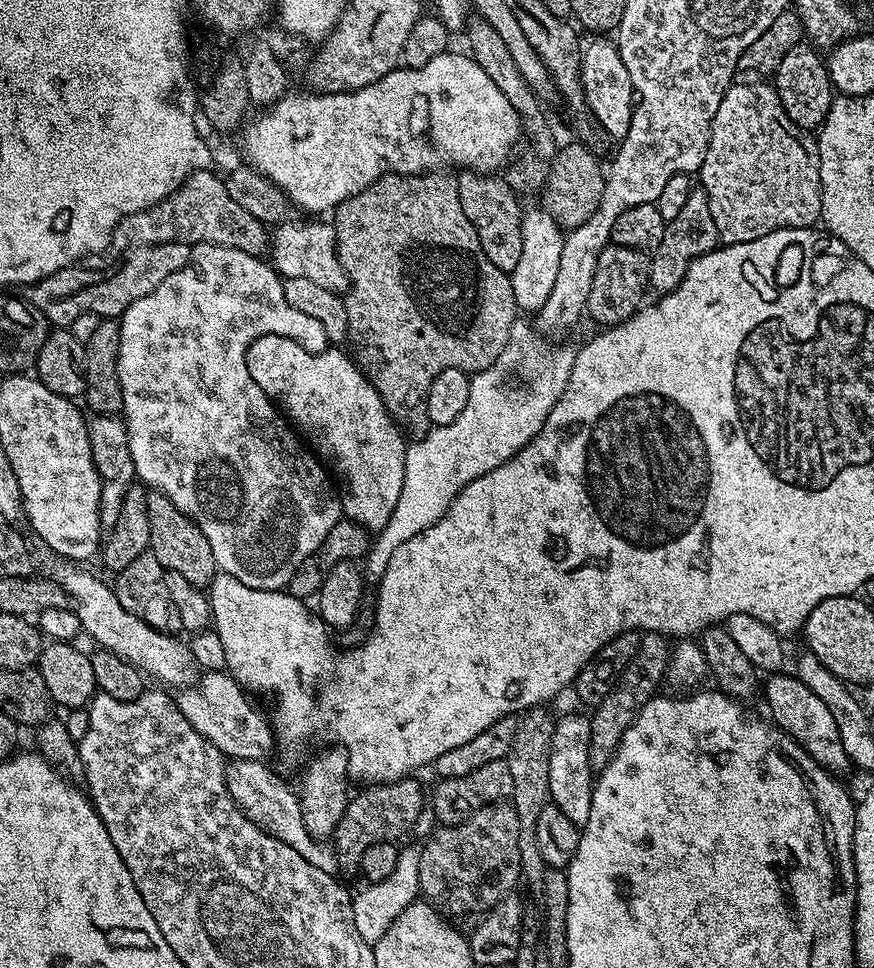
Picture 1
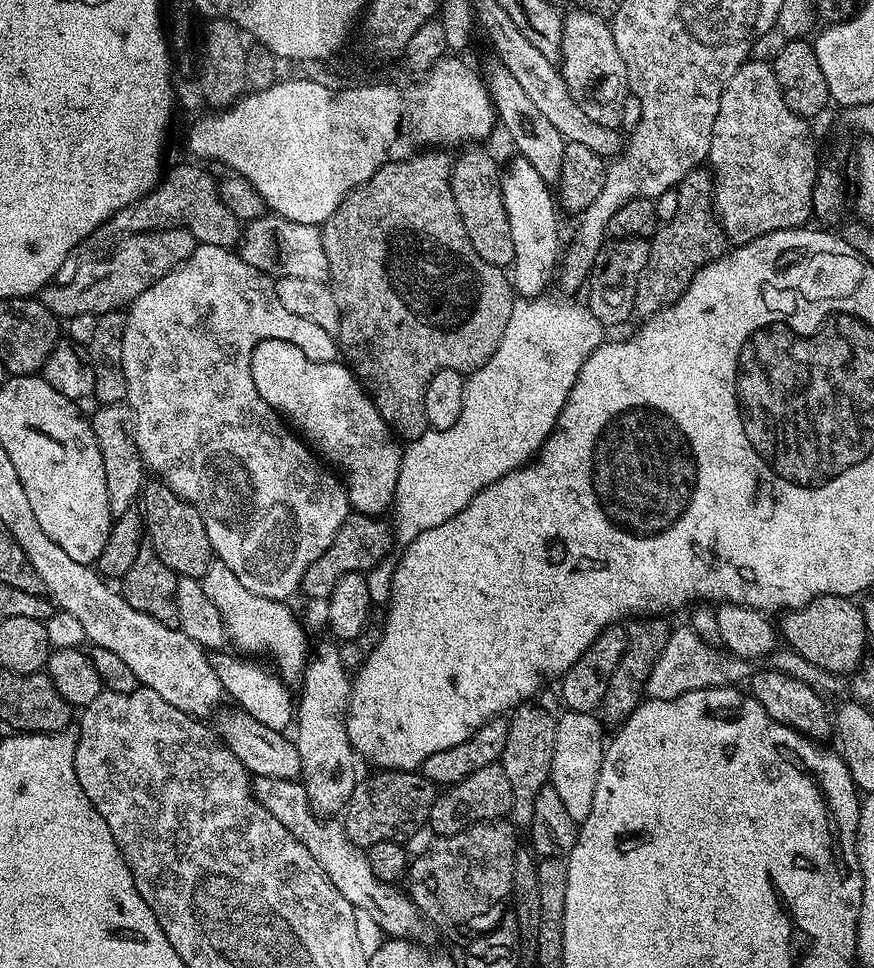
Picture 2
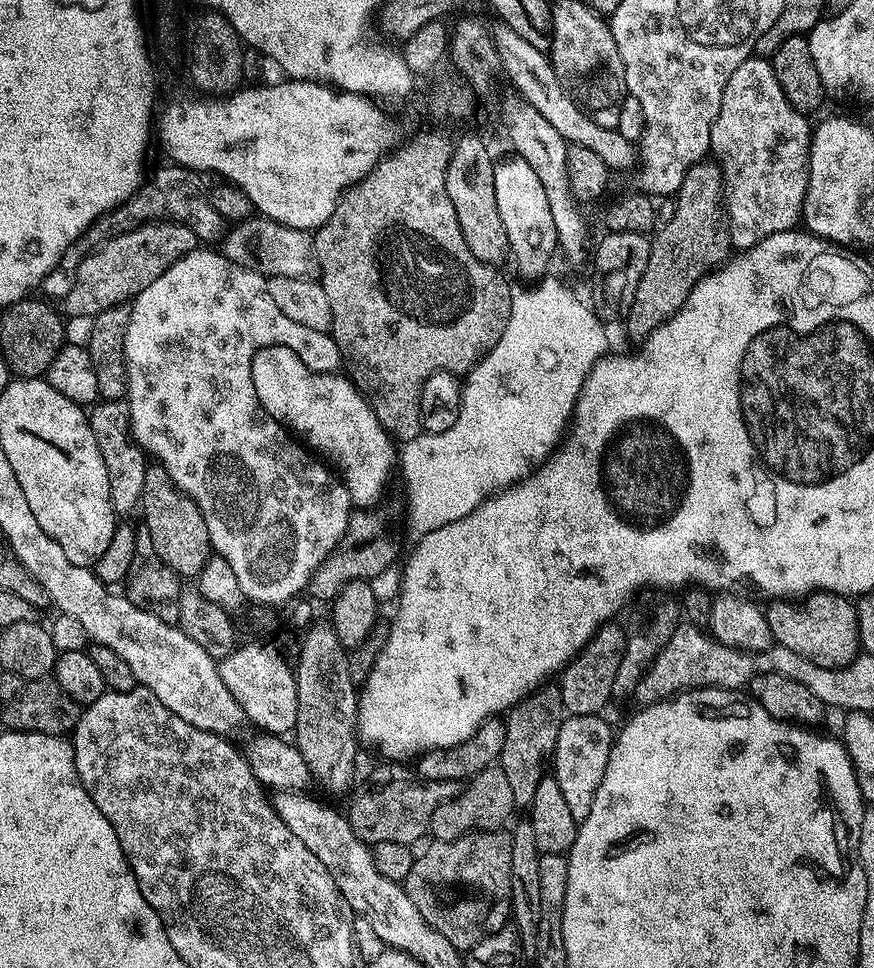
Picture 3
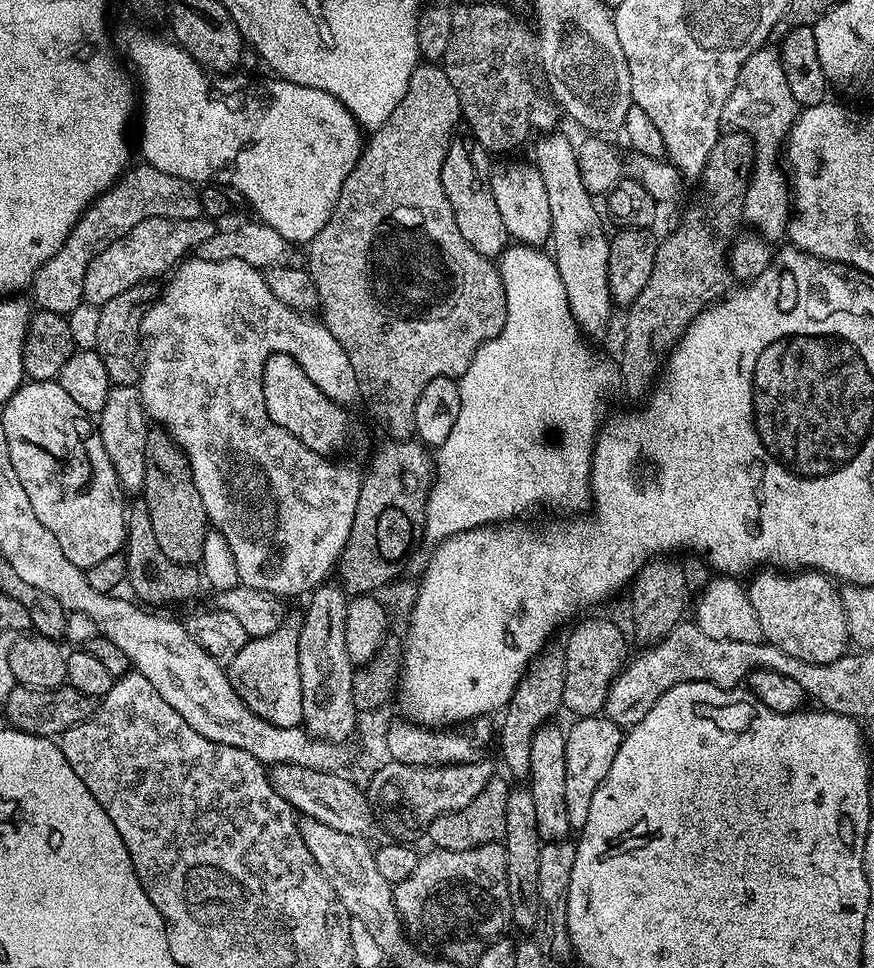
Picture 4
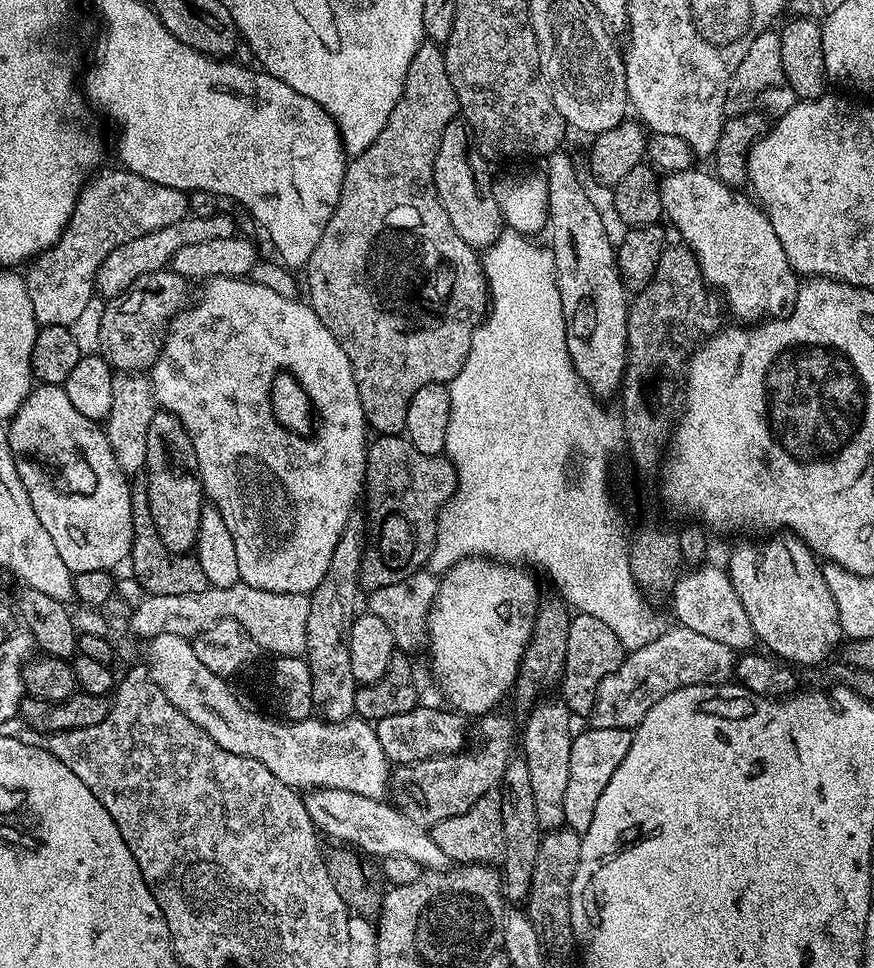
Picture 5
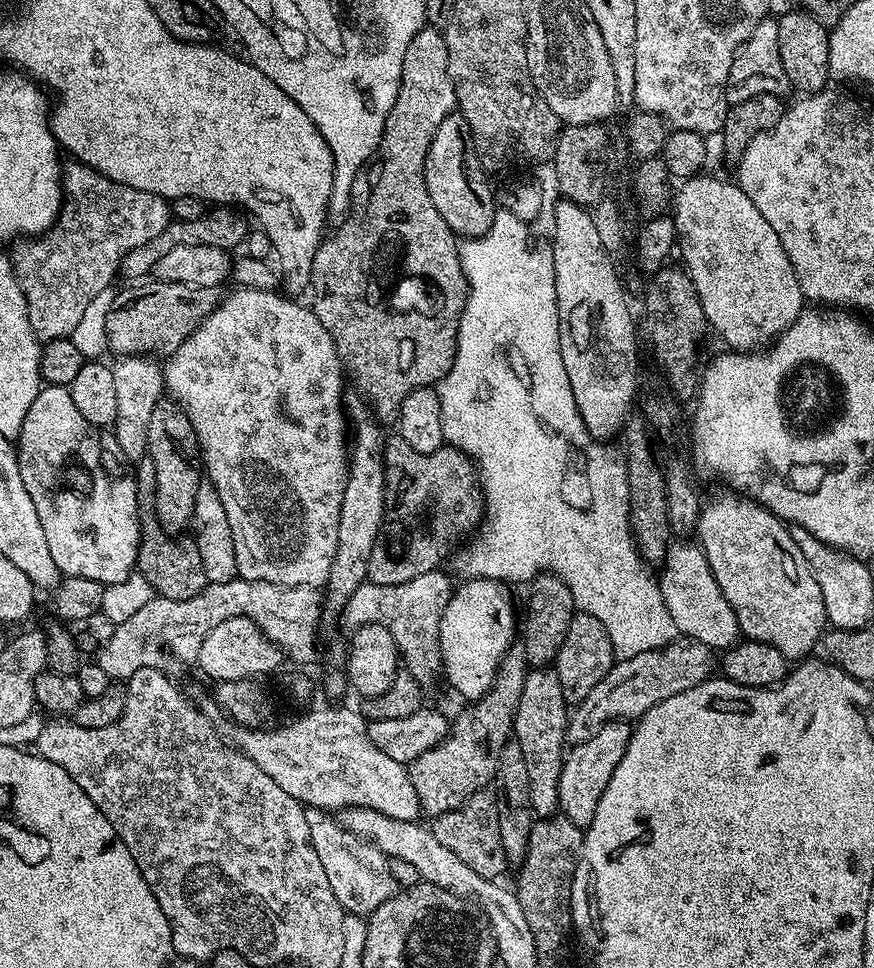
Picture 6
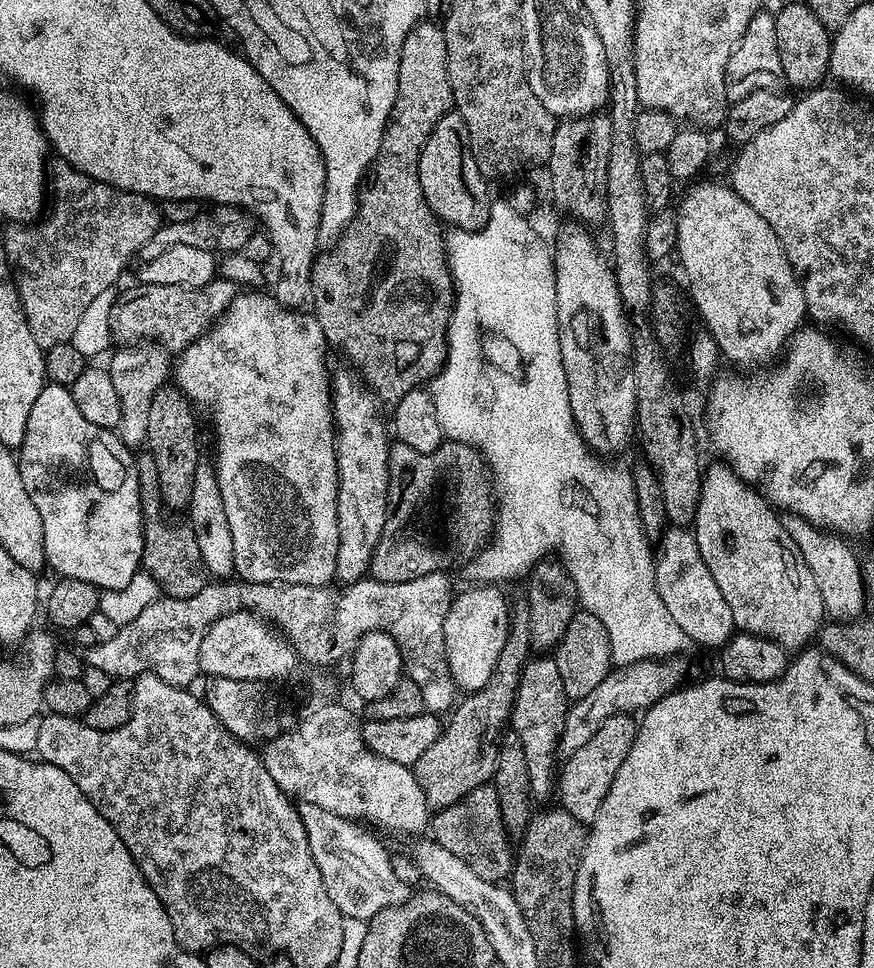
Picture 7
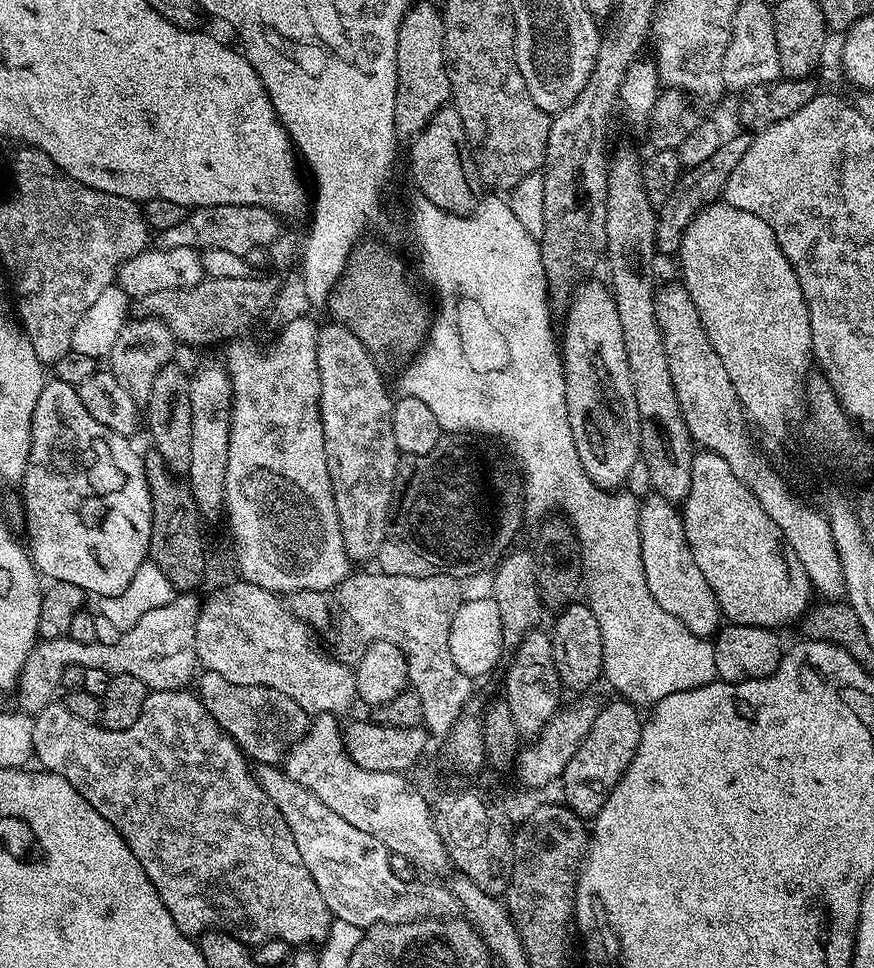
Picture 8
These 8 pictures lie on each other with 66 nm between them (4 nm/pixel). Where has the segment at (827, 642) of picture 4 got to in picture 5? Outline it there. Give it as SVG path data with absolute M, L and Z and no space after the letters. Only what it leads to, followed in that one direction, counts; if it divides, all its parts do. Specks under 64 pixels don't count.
M791 534L773 536L776 537L765 544L738 545L728 556L728 578L738 594L738 602L742 602L742 607L750 618L750 626L754 626L757 641L761 645L765 644L763 647L771 655L793 665L820 664L835 650L836 643L838 648L842 640L838 608L834 606L834 598L826 587L823 567L818 563L817 557L809 552L803 540L798 540Z

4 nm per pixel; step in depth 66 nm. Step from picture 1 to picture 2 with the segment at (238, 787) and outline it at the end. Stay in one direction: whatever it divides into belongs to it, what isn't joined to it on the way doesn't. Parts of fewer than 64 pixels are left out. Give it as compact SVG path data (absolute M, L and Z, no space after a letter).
M257 776L252 780L252 794L256 797L258 803L266 806L306 850L322 866L324 873L338 886L338 894L346 898L352 907L357 910L364 910L372 913L374 922L378 922L380 929L384 931L385 937L404 938L415 930L419 924L422 924L422 917L416 910L415 904L403 891L399 892L399 887L382 882L374 878L374 870L370 870L370 864L365 849L359 848L344 833L343 823L336 818L325 818L317 816L308 805L308 795L304 789L303 783L296 780L279 780L278 778L266 778Z

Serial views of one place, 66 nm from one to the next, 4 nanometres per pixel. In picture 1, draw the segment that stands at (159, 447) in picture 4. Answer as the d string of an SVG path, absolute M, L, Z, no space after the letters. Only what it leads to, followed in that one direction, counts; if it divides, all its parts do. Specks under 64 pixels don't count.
M159 490L149 491L146 510L150 513L148 546L164 571L182 574L186 582L190 582L198 589L207 589L218 569L214 550L210 550L210 542L206 542L206 534L202 534L200 527L189 516L182 514L182 510L178 510L178 506L174 506L174 502L170 502L170 498L166 498L166 494Z

